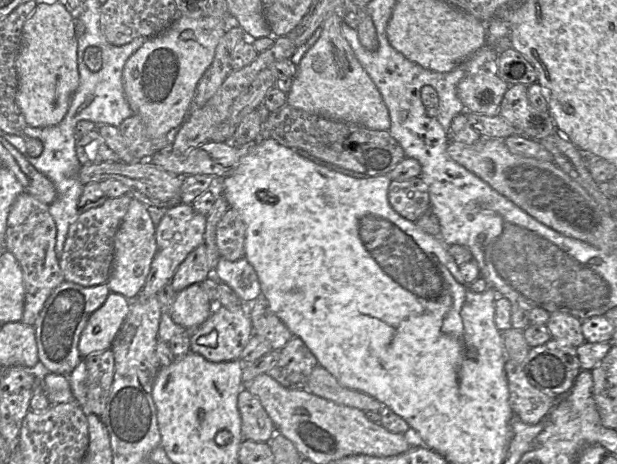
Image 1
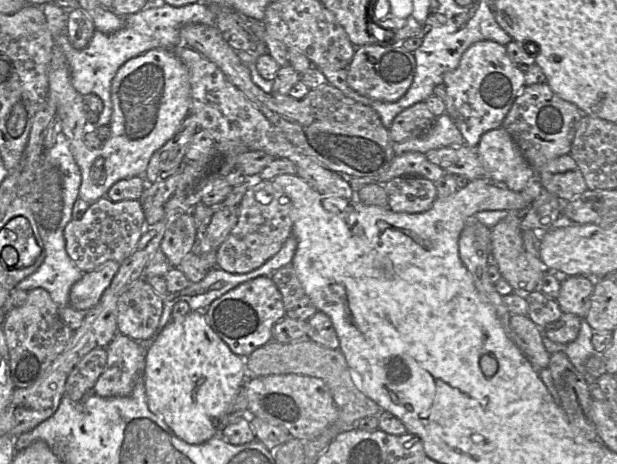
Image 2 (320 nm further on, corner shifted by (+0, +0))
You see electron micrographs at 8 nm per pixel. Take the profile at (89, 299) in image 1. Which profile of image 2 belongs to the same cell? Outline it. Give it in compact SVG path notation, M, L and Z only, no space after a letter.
M109 260L98 268L83 273L70 289L69 306L82 313L95 307L117 274L120 264Z

